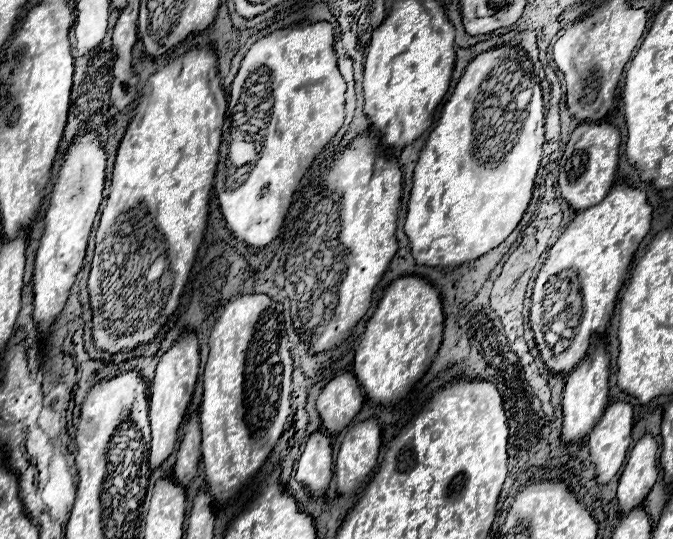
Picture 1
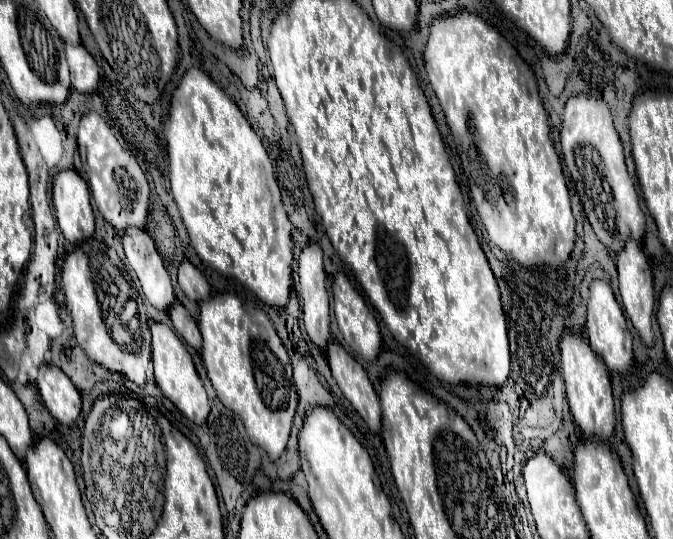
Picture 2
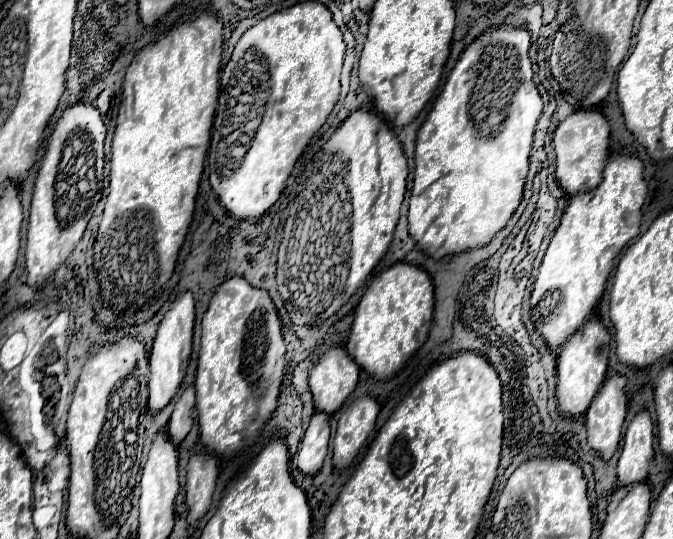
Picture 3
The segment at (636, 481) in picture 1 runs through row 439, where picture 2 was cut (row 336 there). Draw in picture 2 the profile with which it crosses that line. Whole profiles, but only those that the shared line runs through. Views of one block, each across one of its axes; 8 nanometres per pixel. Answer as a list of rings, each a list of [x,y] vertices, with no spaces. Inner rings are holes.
[[[626,240],[626,246],[622,248],[622,252],[616,258],[616,266],[618,266],[618,280],[620,280],[620,296],[622,296],[622,304],[624,310],[628,314],[628,318],[632,320],[634,328],[638,330],[642,342],[646,346],[652,346],[654,342],[654,334],[652,334],[652,310],[654,310],[654,286],[652,286],[652,270],[648,264],[648,258],[642,250],[642,246],[636,240]]]

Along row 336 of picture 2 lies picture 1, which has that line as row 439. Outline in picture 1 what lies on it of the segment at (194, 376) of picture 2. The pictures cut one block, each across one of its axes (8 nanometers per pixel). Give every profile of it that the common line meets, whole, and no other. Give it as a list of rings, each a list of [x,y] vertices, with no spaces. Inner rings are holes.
[[[184,332],[176,340],[176,344],[160,358],[156,366],[156,376],[152,380],[152,390],[150,390],[150,424],[152,424],[150,468],[152,470],[160,468],[168,460],[168,456],[176,450],[178,428],[192,400],[194,386],[198,380],[198,368],[200,368],[200,352],[198,352],[196,334],[192,332]]]

